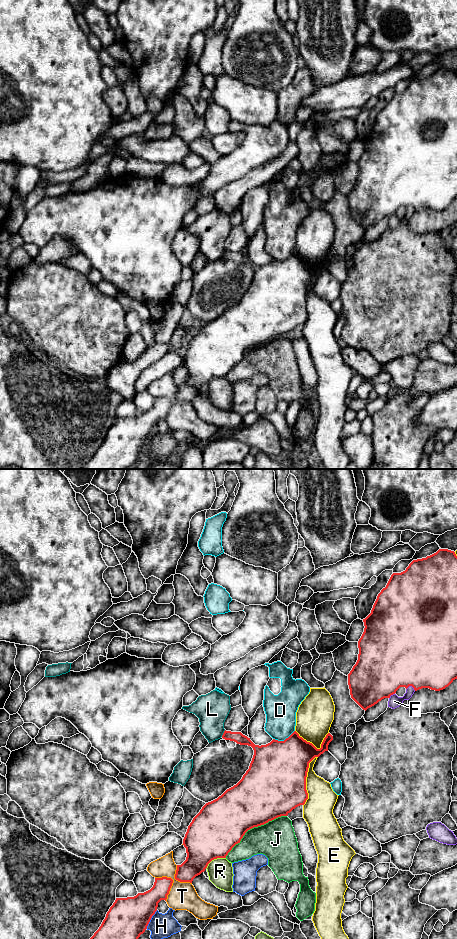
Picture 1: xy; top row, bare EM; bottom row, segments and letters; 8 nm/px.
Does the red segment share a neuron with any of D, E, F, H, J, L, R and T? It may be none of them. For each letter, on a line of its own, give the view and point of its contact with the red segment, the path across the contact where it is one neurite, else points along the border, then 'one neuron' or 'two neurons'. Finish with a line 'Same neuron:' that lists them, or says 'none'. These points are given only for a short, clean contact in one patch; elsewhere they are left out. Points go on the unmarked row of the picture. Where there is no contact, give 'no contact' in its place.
D: contact xy (284, 260); two neurons
E: contact xy (305, 300); two neurons
F: contact xy (411, 205); two neurons
H: contact xy (150, 439); two neurons
J: contact xy (253, 347); two neurons
L: contact xy (223, 253); border xy (225, 250), (221, 256); two neurons
R: contact xy (214, 378); two neurons
T: contact xy (172, 402); two neurons
Same neuron: none

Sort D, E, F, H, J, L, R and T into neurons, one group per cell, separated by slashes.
D / E / F / H / J / L / R / T

